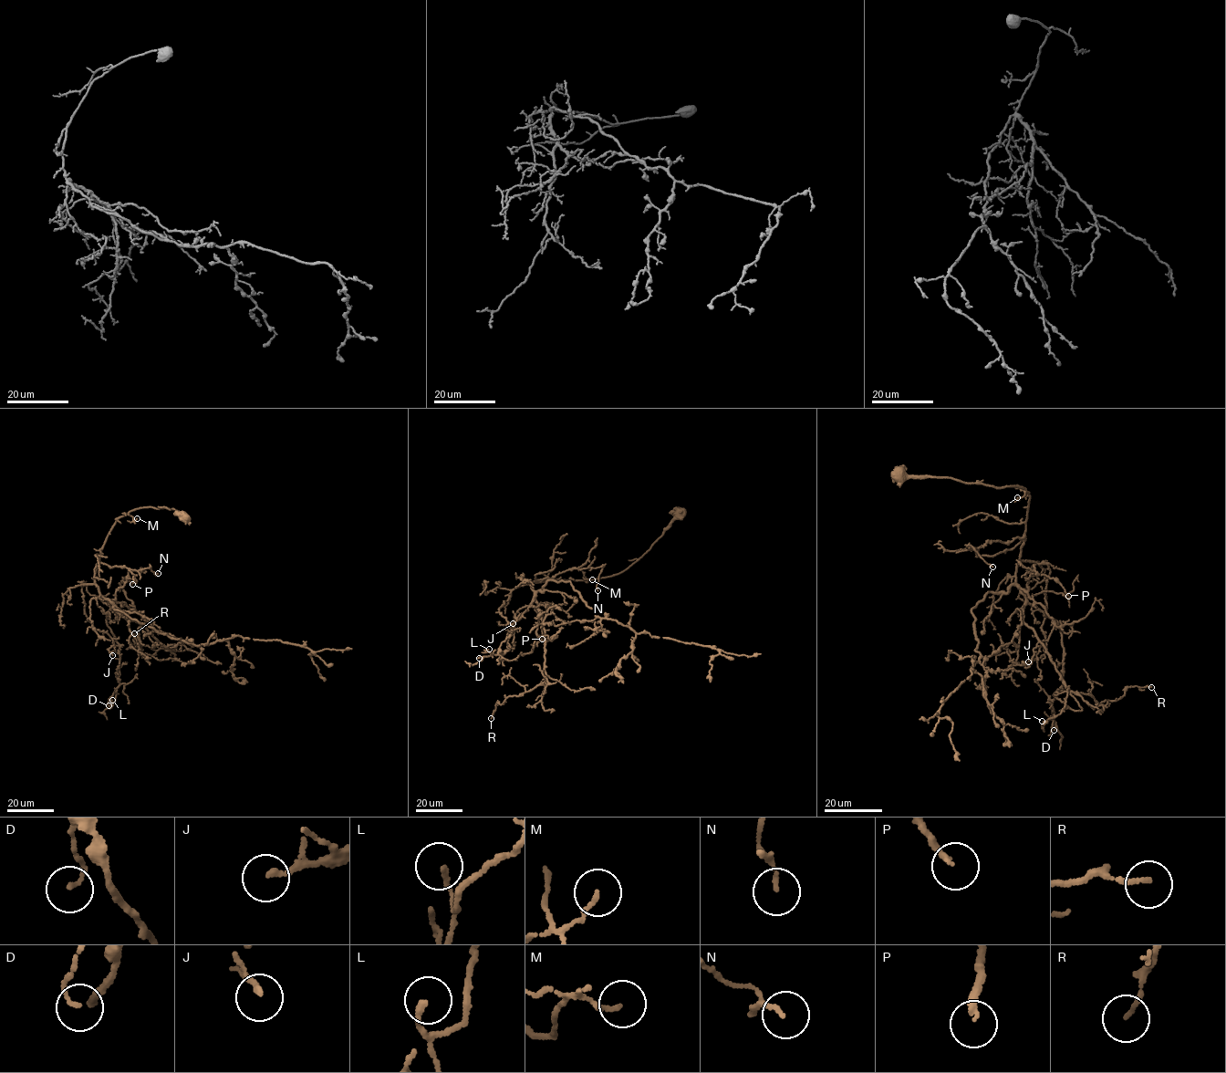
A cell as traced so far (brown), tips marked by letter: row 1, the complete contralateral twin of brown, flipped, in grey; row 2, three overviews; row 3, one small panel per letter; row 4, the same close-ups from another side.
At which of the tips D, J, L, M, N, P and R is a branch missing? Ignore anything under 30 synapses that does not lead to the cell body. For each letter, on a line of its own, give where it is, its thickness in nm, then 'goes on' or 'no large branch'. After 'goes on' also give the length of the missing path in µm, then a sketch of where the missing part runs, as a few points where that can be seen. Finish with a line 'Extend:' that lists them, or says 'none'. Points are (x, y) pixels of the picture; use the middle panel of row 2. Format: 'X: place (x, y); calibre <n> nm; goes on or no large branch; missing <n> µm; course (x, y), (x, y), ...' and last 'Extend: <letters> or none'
D: place (479, 658); calibre 120 nm; no large branch
J: place (513, 623); calibre 160 nm; no large branch
L: place (489, 649); calibre 150 nm; no large branch
M: place (592, 579); calibre 130 nm; no large branch
N: place (597, 590); calibre 80 nm; no large branch
P: place (542, 639); calibre 180 nm; no large branch
R: place (491, 718); calibre 130 nm; no large branch
Extend: none

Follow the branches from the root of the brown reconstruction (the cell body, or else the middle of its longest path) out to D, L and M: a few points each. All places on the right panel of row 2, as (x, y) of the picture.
D: (898, 474), (1018, 485), (1029, 492), (1015, 579), (1027, 601), (1060, 624), (1063, 685), (1053, 701), (1054, 730)
L: (898, 474), (1029, 492), (1015, 579), (1027, 601), (1060, 624), (1064, 652), (1063, 685), (1042, 721)
M: (898, 474), (909, 478), (948, 477), (997, 487), (1022, 486), (1025, 494), (1017, 497)

